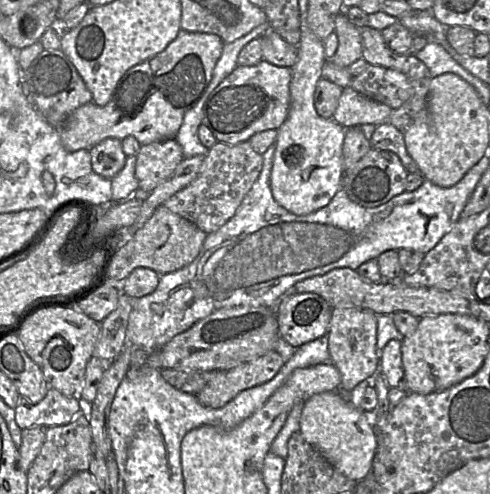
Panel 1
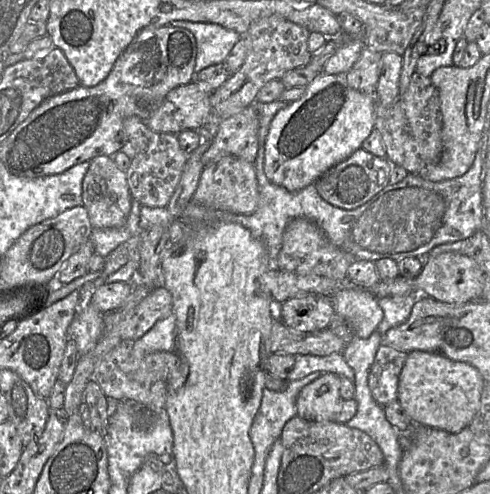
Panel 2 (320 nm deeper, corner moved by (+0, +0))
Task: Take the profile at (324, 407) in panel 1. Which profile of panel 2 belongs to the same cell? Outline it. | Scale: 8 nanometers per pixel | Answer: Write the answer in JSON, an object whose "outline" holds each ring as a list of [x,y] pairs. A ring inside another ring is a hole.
{"outline":[[[322,373],[300,390],[296,399],[296,415],[311,421],[334,421],[343,401],[339,385],[338,375]]]}

